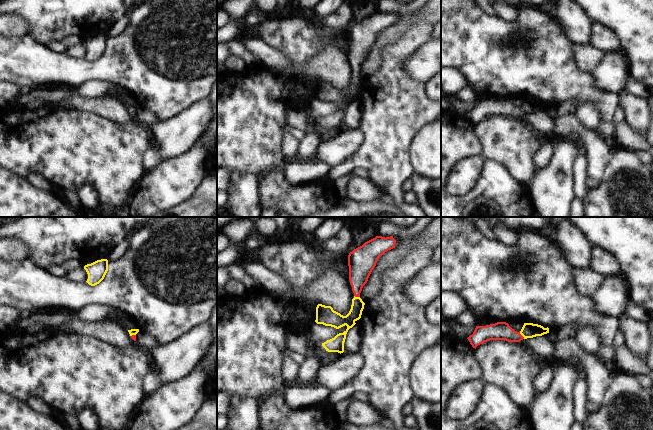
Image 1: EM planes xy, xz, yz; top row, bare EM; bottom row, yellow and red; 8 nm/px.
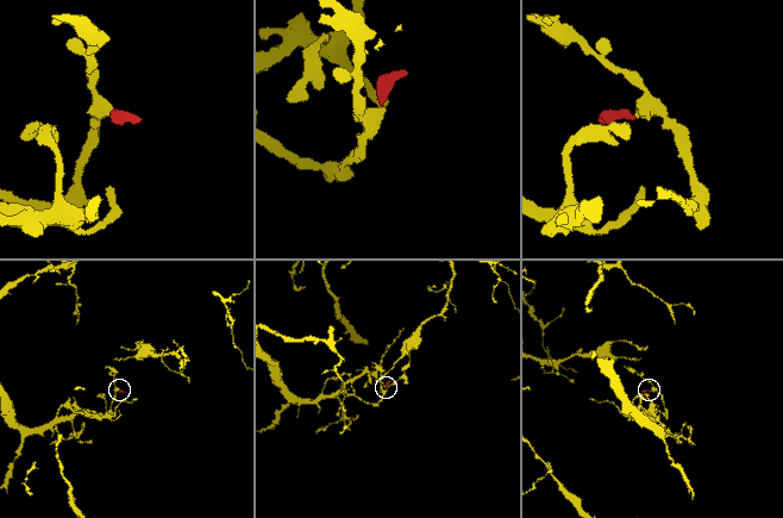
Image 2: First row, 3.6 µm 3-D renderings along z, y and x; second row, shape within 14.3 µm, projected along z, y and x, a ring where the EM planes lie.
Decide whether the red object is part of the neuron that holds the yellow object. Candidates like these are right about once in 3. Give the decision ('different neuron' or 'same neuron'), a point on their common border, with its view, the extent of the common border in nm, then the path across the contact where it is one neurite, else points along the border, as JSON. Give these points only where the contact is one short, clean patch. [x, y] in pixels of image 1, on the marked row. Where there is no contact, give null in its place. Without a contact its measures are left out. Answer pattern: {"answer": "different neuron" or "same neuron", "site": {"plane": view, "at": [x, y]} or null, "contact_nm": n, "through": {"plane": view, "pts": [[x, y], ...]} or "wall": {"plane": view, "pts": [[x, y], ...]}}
{"answer": "same neuron", "site": {"plane": "yz", "at": [521, 334]}, "contact_nm": 70, "through": {"plane": "yz", "pts": [[529, 330], [521, 334], [508, 334], [501, 330]]}}

